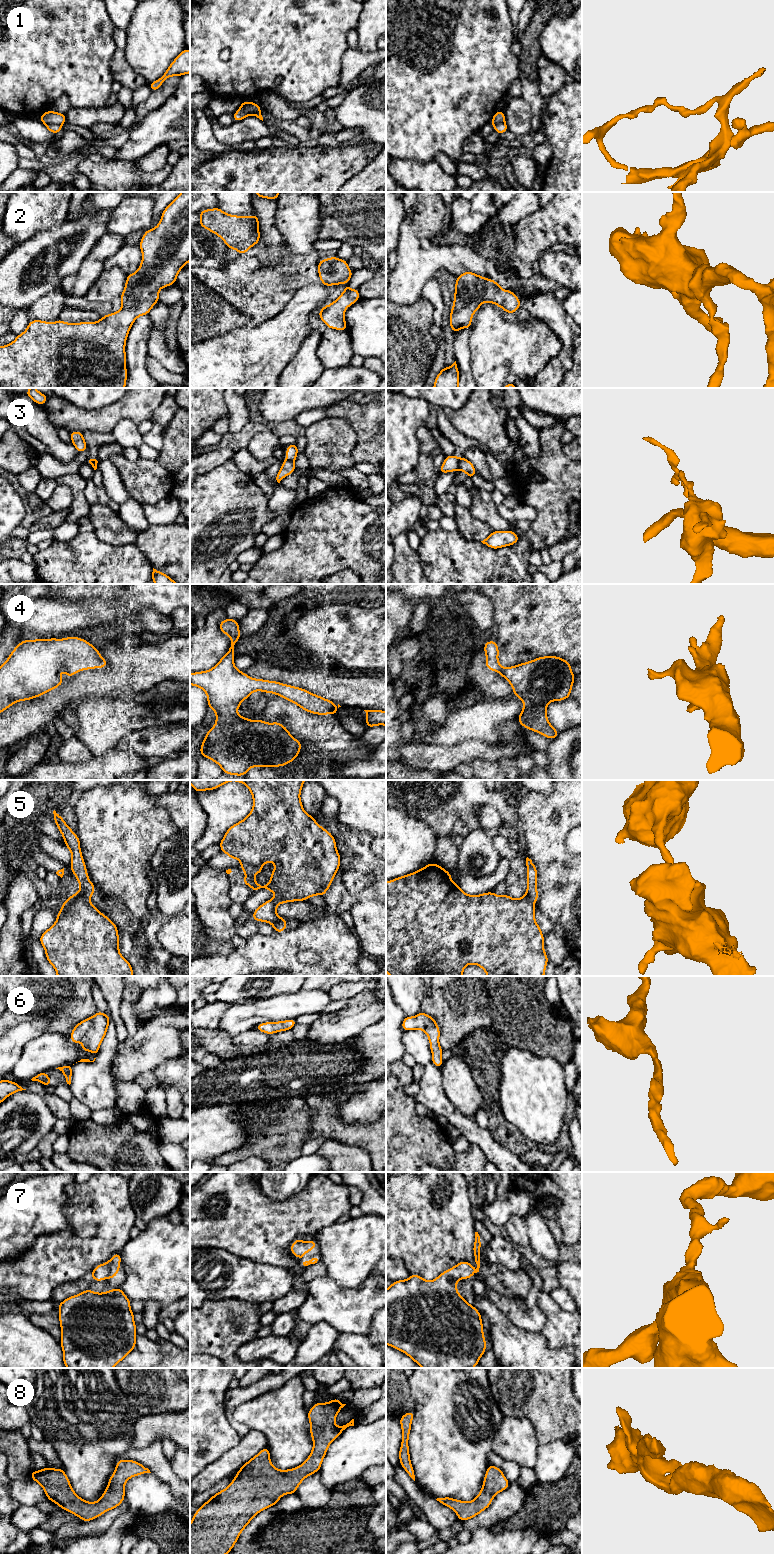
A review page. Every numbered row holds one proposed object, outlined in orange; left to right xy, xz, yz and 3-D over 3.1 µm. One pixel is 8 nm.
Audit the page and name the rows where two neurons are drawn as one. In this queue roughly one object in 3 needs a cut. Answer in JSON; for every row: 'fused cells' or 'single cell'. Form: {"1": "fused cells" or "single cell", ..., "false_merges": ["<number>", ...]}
{"1": "fused cells", "2": "single cell", "3": "fused cells", "4": "single cell", "5": "fused cells", "6": "single cell", "7": "single cell", "8": "single cell", "false_merges": ["1", "3", "5"]}

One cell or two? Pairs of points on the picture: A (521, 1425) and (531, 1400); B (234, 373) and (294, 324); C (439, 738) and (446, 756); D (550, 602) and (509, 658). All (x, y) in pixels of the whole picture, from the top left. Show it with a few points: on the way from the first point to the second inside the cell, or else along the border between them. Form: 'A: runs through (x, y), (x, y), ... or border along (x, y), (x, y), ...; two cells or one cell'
A: border along (504, 1416), (526, 1417), (530, 1421), (537, 1438); two cells
B: runs through (248, 361), (279, 338); one cell
C: border along (418, 741), (449, 746), (456, 746), (464, 742); two cells
D: runs through (536, 616), (517, 644); one cell

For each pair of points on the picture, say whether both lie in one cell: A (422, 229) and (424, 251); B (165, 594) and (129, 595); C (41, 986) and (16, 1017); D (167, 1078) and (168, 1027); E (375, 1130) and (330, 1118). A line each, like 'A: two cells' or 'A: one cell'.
A: two cells
B: one cell
C: one cell
D: two cells
E: one cell

